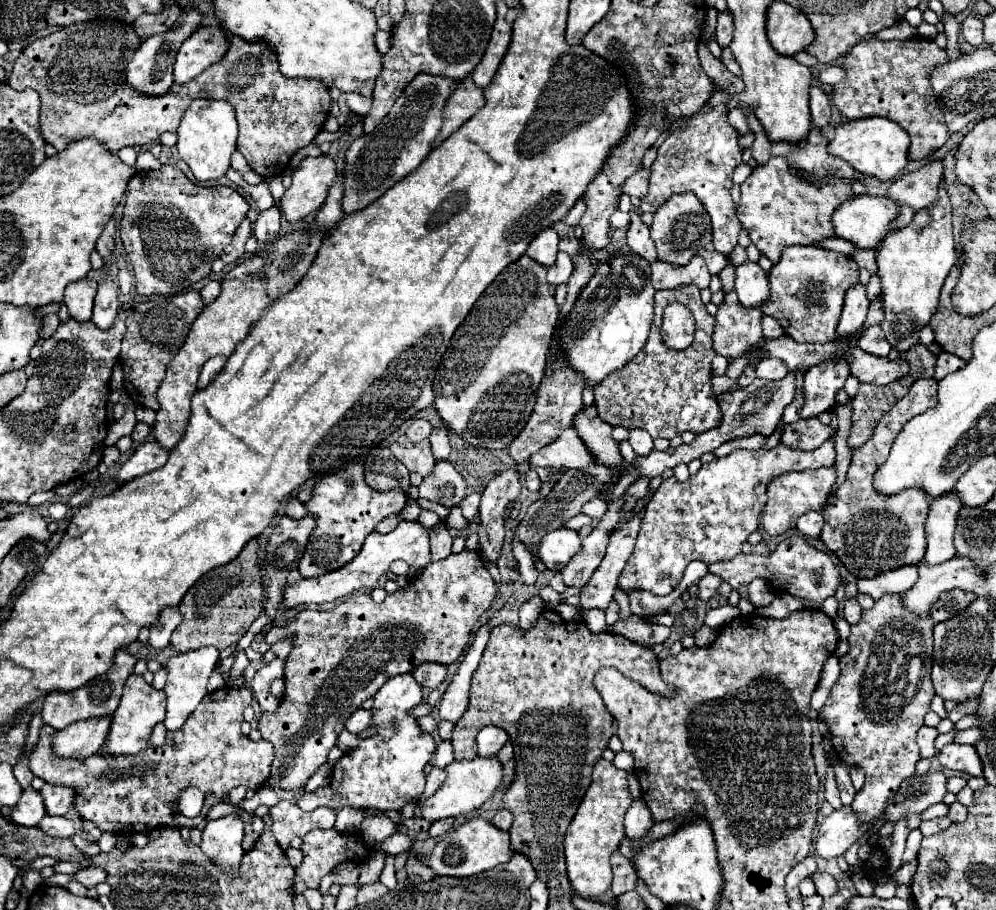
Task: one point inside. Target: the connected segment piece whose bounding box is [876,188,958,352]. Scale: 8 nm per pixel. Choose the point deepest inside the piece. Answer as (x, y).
(913, 263)

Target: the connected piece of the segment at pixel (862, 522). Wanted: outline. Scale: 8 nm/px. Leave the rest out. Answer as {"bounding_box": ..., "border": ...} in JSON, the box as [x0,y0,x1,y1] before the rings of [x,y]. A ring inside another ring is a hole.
{"bounding_box":[820,378,938,578],"border":[[[934,378],[916,380],[910,392],[890,408],[874,428],[874,434],[860,448],[852,450],[852,464],[846,474],[844,484],[828,498],[828,504],[822,510],[824,526],[820,540],[830,552],[834,552],[848,572],[856,578],[874,578],[882,572],[890,572],[908,564],[920,564],[926,552],[926,534],[924,522],[928,514],[928,494],[918,486],[902,490],[898,494],[882,494],[874,488],[872,478],[878,466],[890,454],[892,440],[902,430],[902,426],[916,414],[926,412],[936,406],[938,382]]]}

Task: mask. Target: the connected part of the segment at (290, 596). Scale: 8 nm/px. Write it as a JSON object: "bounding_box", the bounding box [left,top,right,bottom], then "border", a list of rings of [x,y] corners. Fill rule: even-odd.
{"bounding_box":[282,520,430,610],"border":[[[402,520],[396,530],[390,534],[378,534],[372,532],[366,540],[362,550],[354,560],[344,564],[338,570],[332,570],[328,574],[316,576],[316,578],[300,578],[294,584],[284,586],[284,596],[282,596],[282,608],[290,610],[300,604],[324,604],[324,602],[334,602],[342,596],[348,596],[360,588],[376,588],[380,578],[388,572],[388,566],[392,560],[406,560],[414,568],[424,568],[430,562],[430,542],[428,534],[418,522],[408,522]]]}

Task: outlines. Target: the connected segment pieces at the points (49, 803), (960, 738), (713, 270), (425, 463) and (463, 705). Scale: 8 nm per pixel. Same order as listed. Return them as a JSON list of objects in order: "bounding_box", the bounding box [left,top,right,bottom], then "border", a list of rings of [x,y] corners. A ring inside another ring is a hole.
[{"bounding_box":[40,784,72,816],"border":[[[44,784],[40,790],[48,816],[64,816],[72,806],[72,788]]]},{"bounding_box":[954,728,980,744],"border":[[[970,728],[970,730],[962,730],[962,732],[958,732],[956,736],[954,736],[954,742],[958,742],[958,744],[976,744],[976,740],[980,738],[980,730],[978,728]]]},{"bounding_box":[696,246,728,274],"border":[[[700,246],[700,248],[696,250],[696,254],[706,260],[710,274],[718,274],[718,272],[728,264],[728,258],[724,258],[724,254],[720,254],[720,252],[716,252],[716,250],[708,252],[704,246]]]},{"bounding_box":[390,436,436,478],"border":[[[400,436],[392,446],[390,446],[392,454],[412,472],[418,472],[422,478],[428,476],[436,464],[432,450],[430,450],[430,442],[422,440],[422,442],[410,442],[406,436]]]},{"bounding_box":[440,624,490,722],"border":[[[484,624],[476,632],[476,638],[474,638],[472,646],[466,650],[464,660],[458,664],[458,672],[450,680],[446,692],[440,700],[440,718],[442,720],[458,722],[468,708],[468,694],[470,694],[472,674],[478,668],[482,652],[484,652],[484,648],[488,644],[488,636],[490,636],[488,626],[490,624]]]}]

